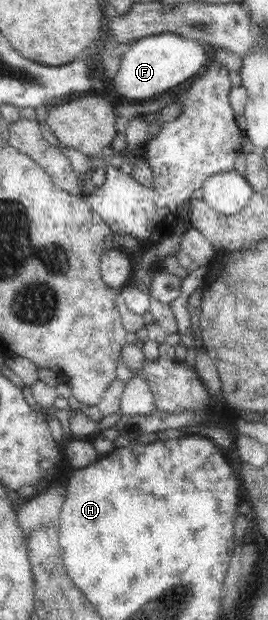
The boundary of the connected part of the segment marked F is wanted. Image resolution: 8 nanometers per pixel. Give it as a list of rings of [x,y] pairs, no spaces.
[[[171,32],[149,35],[129,44],[113,79],[114,87],[119,95],[127,99],[147,99],[163,95],[175,87],[187,86],[208,64],[207,53],[201,41]]]

